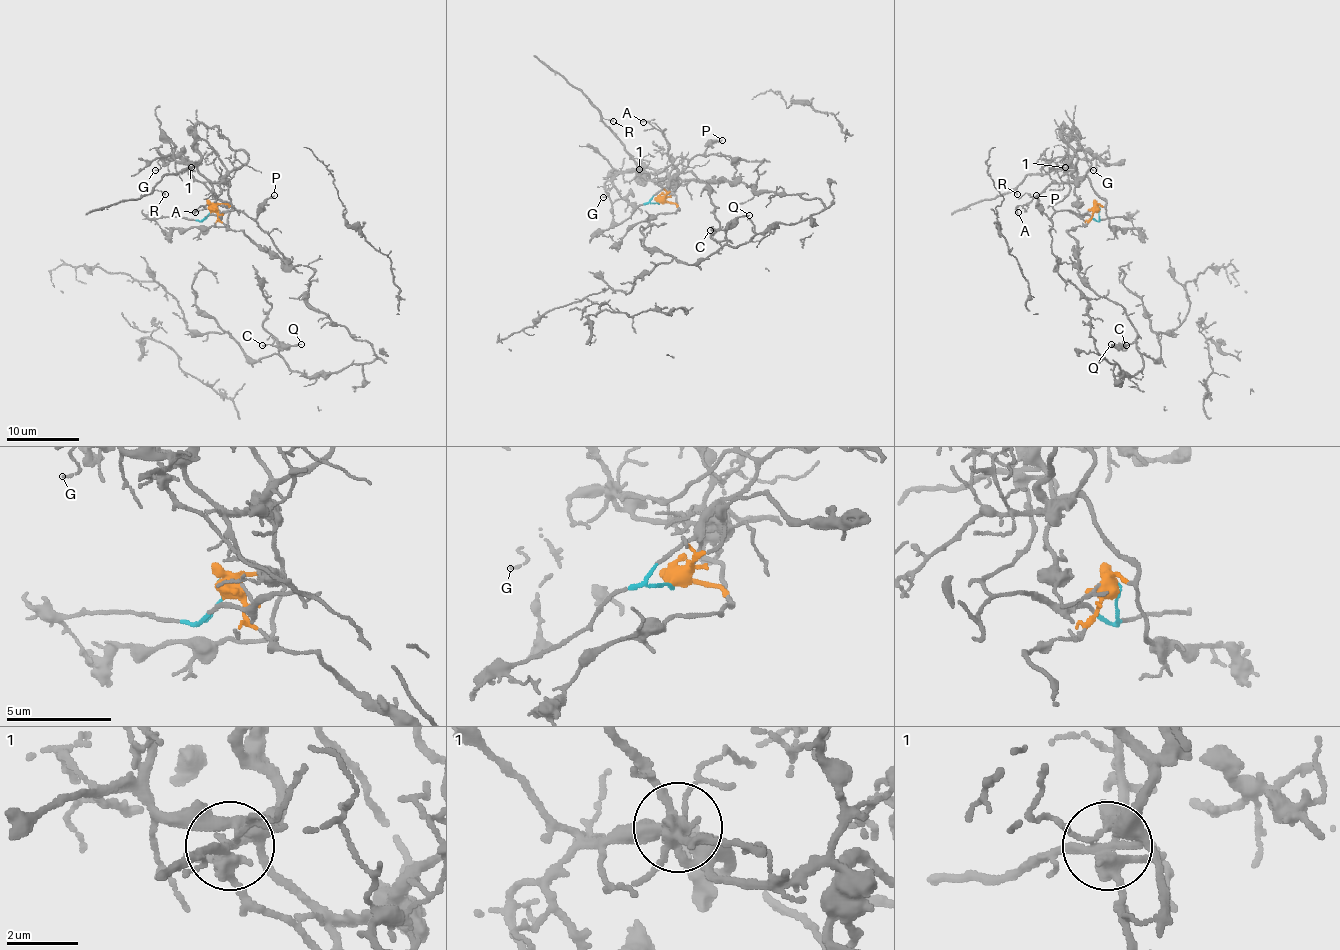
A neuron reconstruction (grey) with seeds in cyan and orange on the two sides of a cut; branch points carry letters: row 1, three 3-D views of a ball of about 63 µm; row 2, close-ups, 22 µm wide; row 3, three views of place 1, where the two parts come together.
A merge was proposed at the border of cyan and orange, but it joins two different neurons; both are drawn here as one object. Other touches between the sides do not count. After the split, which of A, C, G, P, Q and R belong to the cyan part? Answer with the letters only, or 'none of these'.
C, P, Q

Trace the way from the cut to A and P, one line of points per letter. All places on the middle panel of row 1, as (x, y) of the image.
A: (659, 204), (673, 202), (679, 209), (677, 198), (669, 191), (669, 142), (646, 120), (642, 122)
P: (659, 204), (651, 198), (713, 142), (722, 140)

